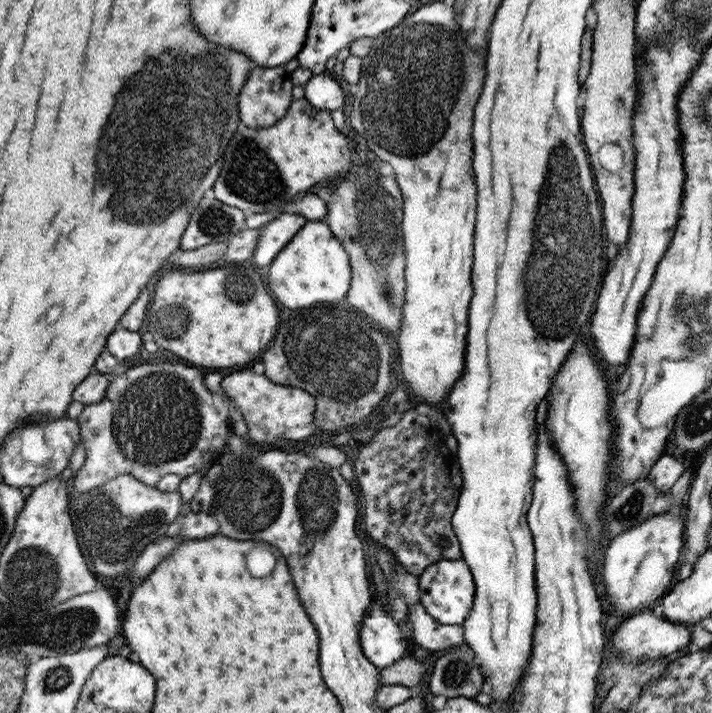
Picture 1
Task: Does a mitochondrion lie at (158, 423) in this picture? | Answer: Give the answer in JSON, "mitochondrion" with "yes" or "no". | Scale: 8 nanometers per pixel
{"mitochondrion":"yes"}

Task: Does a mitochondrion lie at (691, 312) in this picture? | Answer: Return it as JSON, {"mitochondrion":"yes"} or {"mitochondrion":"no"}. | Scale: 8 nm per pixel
{"mitochondrion":"yes"}

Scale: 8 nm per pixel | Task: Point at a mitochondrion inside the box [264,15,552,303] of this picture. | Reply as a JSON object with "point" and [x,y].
{"point":[392,114]}

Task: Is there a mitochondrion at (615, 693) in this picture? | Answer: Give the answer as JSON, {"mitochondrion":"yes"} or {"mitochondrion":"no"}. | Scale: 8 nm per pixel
{"mitochondrion":"no"}

